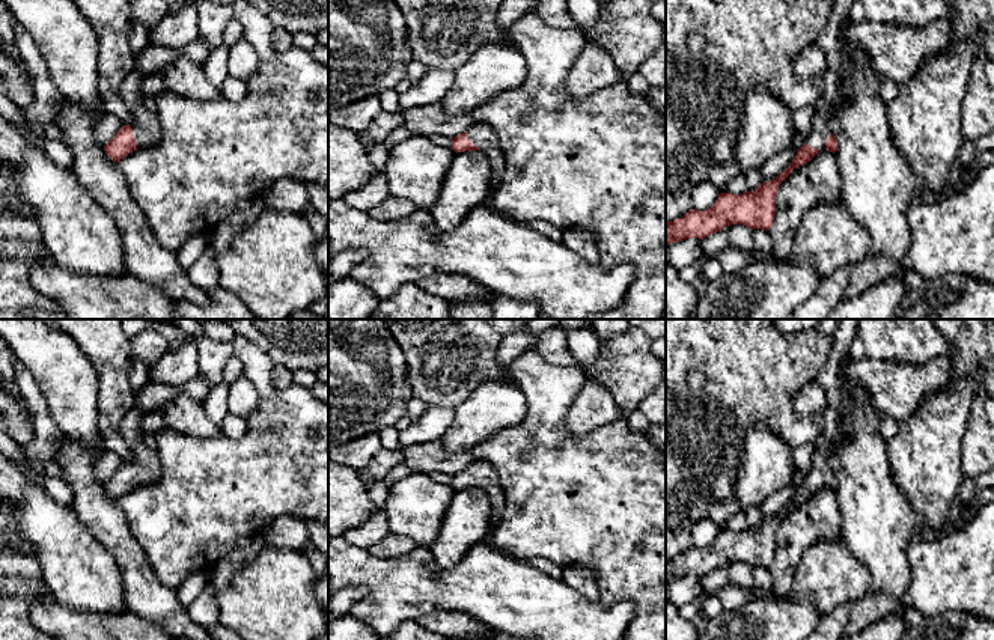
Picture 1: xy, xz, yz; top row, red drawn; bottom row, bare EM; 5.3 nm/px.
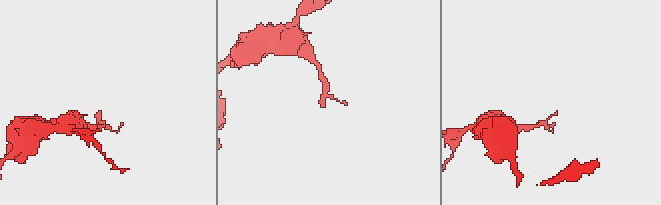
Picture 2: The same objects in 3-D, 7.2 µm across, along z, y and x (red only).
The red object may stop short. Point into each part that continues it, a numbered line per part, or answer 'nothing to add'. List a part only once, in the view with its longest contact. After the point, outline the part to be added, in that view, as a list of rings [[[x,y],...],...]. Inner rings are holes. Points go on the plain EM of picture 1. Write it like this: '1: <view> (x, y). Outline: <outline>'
1: xy (146, 466). Outline: [[[143,441],[133,447],[131,465],[137,479],[137,486],[151,485],[161,476],[158,453],[149,449]]]

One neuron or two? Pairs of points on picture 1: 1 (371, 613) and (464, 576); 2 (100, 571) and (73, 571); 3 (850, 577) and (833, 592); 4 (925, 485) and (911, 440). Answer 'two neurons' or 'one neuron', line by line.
1: one neuron
2: one neuron
3: one neuron
4: one neuron

